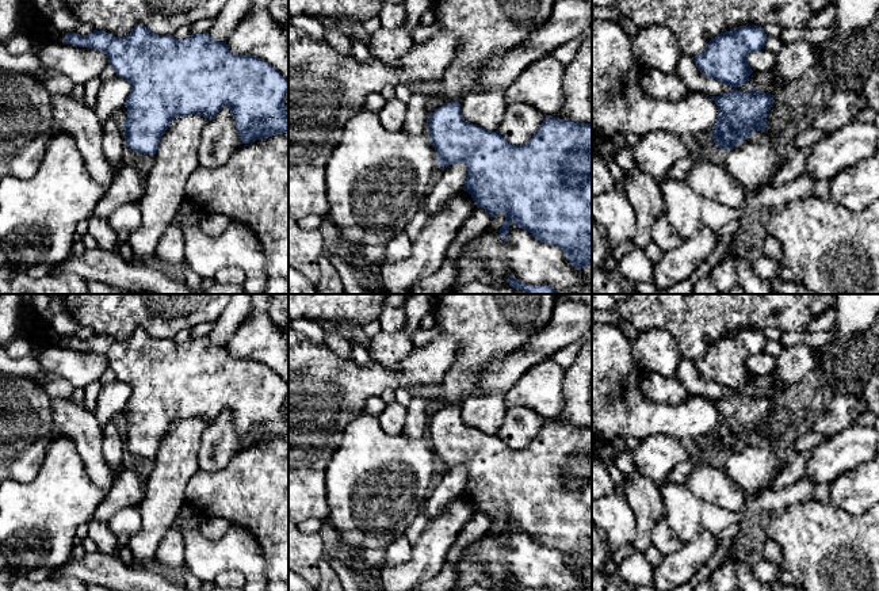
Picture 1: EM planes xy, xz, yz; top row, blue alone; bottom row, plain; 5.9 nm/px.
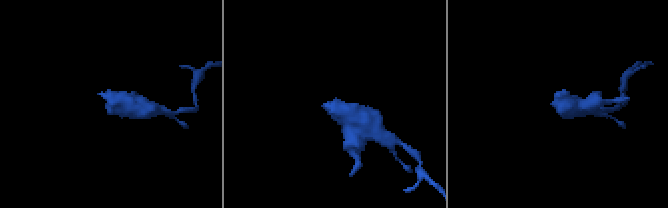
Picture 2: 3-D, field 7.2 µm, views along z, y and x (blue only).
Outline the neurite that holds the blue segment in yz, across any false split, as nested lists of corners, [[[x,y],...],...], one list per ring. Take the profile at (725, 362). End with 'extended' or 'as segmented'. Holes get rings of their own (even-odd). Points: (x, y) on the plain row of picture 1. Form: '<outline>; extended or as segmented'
[[[739,329],[712,342],[707,351],[693,361],[695,367],[710,382],[729,390],[741,390],[749,386],[749,380],[753,377],[748,359],[764,352],[767,343],[763,331]]]; as segmented

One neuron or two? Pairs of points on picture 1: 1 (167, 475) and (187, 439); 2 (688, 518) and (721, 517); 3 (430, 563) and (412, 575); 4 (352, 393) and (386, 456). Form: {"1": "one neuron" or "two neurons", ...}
{"1": "one neuron", "2": "one neuron", "3": "one neuron", "4": "two neurons"}

